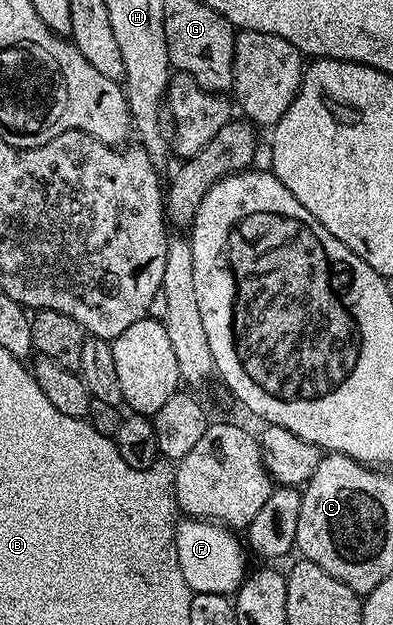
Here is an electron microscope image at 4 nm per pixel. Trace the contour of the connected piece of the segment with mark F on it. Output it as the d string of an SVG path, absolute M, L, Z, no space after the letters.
M181 519L173 542L179 555L179 571L193 593L236 594L247 576L247 549L234 530L208 519Z

